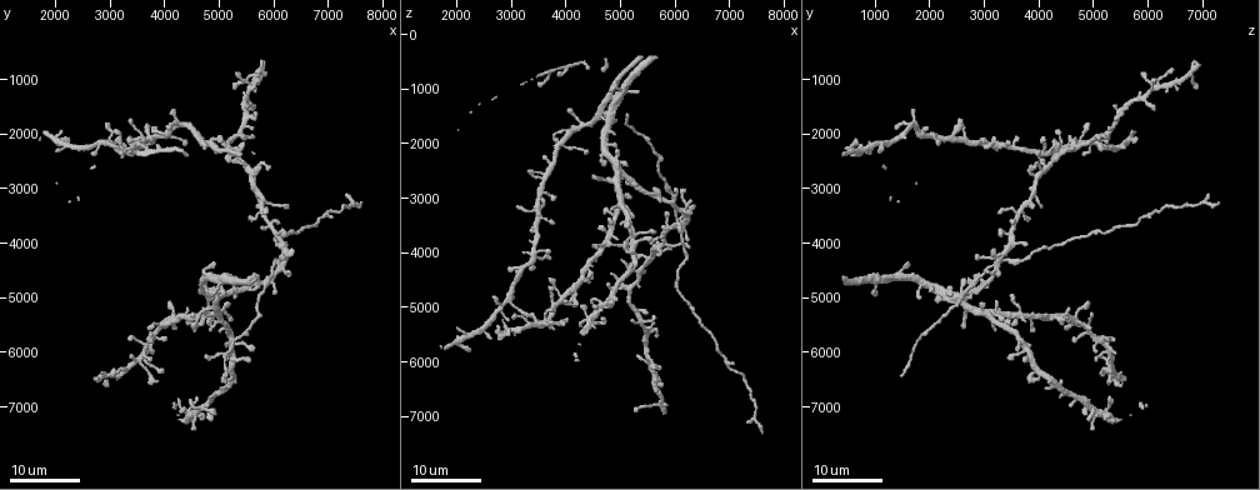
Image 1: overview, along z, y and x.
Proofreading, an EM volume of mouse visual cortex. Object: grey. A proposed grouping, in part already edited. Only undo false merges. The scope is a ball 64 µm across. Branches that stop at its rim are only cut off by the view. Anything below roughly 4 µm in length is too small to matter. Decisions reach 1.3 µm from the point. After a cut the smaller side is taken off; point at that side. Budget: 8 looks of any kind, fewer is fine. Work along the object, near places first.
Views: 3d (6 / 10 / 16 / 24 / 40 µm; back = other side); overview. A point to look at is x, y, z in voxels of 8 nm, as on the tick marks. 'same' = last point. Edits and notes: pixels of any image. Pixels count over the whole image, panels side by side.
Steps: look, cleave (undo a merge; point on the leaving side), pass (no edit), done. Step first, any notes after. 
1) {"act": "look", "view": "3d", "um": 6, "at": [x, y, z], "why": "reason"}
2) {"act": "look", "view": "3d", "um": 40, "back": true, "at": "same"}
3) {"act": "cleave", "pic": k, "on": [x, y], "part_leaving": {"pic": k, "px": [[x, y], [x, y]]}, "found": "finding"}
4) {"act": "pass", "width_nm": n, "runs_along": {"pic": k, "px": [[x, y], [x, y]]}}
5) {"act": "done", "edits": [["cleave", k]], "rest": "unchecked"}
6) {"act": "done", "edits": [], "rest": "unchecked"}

{"act": "look", "view": "3d", "um": 24, "at": [3500, 6200, 5300], "why": "four or more arms meet"}

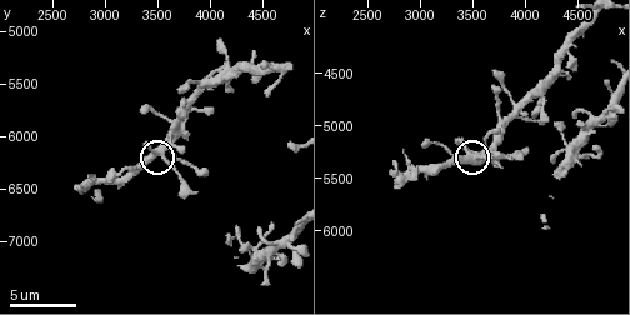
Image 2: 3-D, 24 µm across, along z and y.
{"act": "look", "view": "3d", "um": 6, "at": [3500, 6180, 5300]}

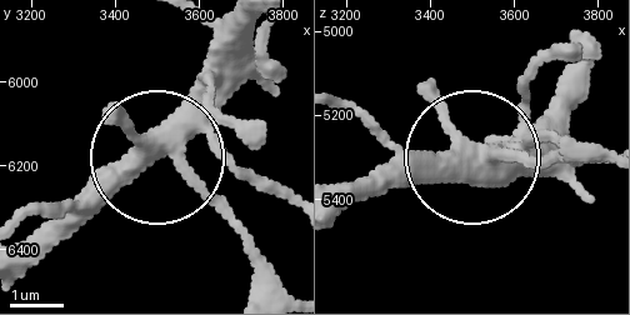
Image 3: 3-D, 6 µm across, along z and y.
{"act": "pass", "width_nm": 440, "found": "one neuron here"}

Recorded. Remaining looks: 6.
{"act": "look", "view": "3d", "um": 24, "at": [3450, 2400, 4100], "why": "four or more arms meet"}

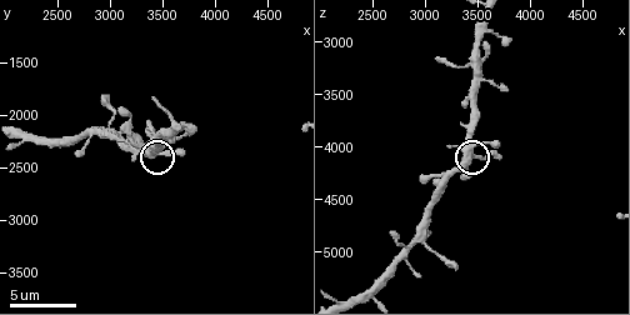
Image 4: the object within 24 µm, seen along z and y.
{"act": "look", "view": "3d", "um": 10, "at": [3400, 2380, 4060]}

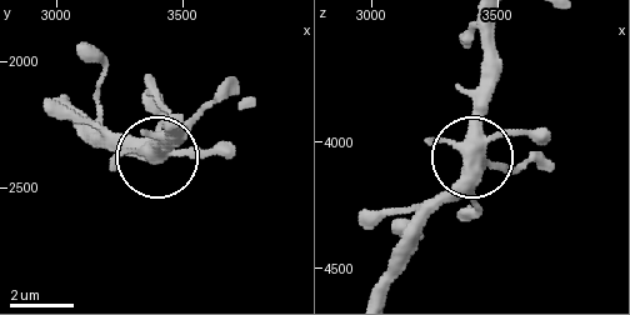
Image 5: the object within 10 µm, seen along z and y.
{"act": "pass", "arms": 5, "found": "all the same neuron"}

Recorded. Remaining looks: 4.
{"act": "look", "view": "3d", "um": 16, "at": [5050, 5400, 3150], "why": "looks like a crossing"}

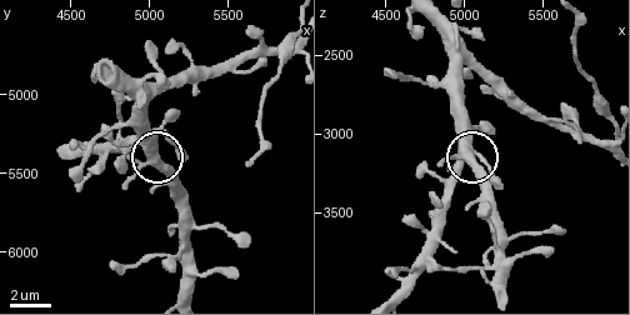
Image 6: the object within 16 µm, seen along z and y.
{"act": "look", "view": "3d", "um": 10, "at": "same"}

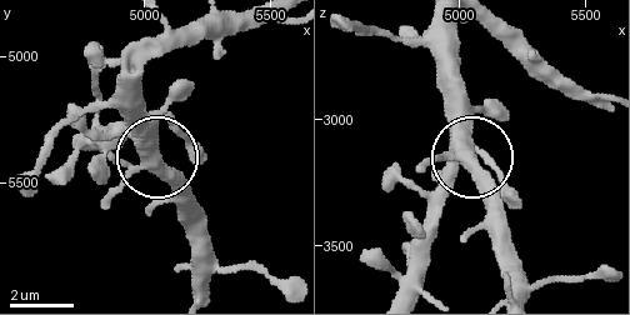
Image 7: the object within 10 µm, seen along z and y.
{"act": "pass", "width_nm": 460, "runs_along": {"pic": 7, "px": [[454, 20], [454, 134], [465, 158], [425, 219]]}, "found": "continuous, no second neuron"}

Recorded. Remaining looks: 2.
{"act": "look", "view": "3d", "um": 24, "at": [6100, 4350, 3250], "why": "four-way junction"}

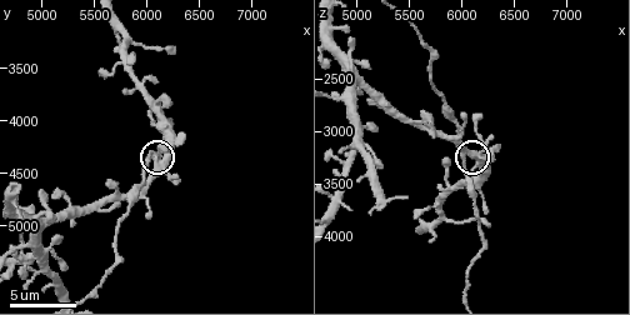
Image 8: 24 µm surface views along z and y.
{"act": "look", "view": "3d", "um": 6, "at": "same"}

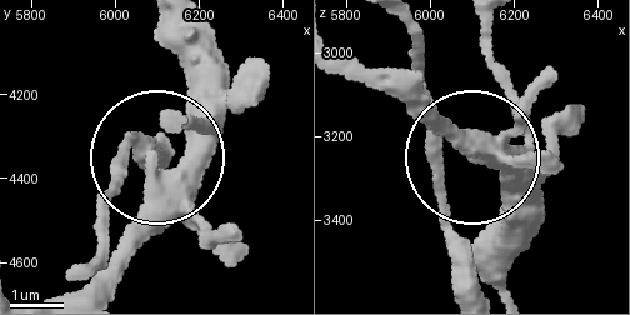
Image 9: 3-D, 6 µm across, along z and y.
{"act": "pass", "found": "continuous, no second neuron"}

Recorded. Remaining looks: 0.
{"act": "done", "edits": [], "rest": "unchecked"}

